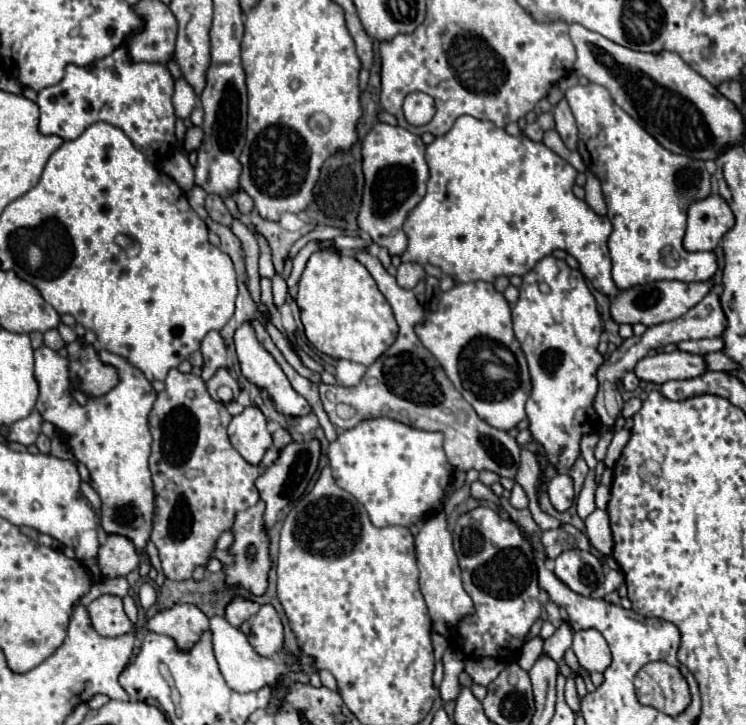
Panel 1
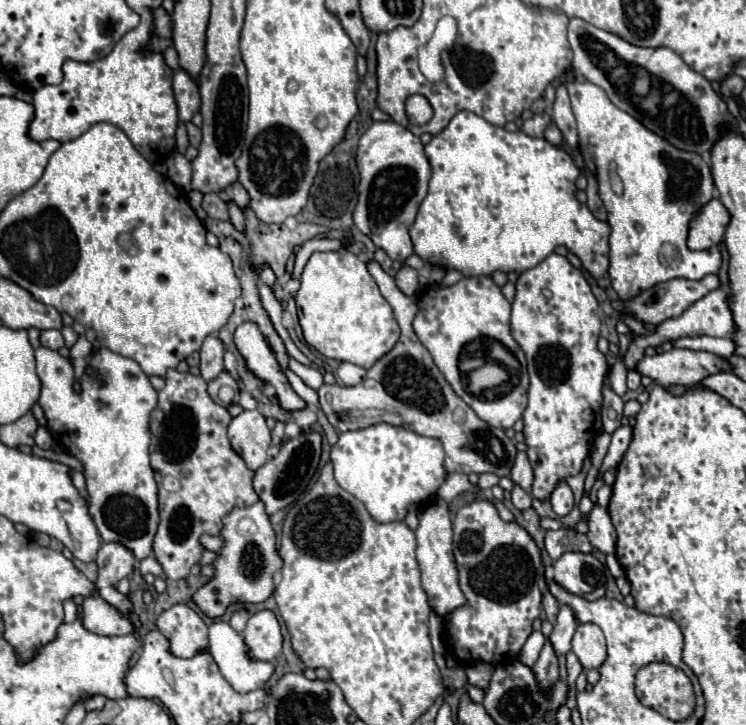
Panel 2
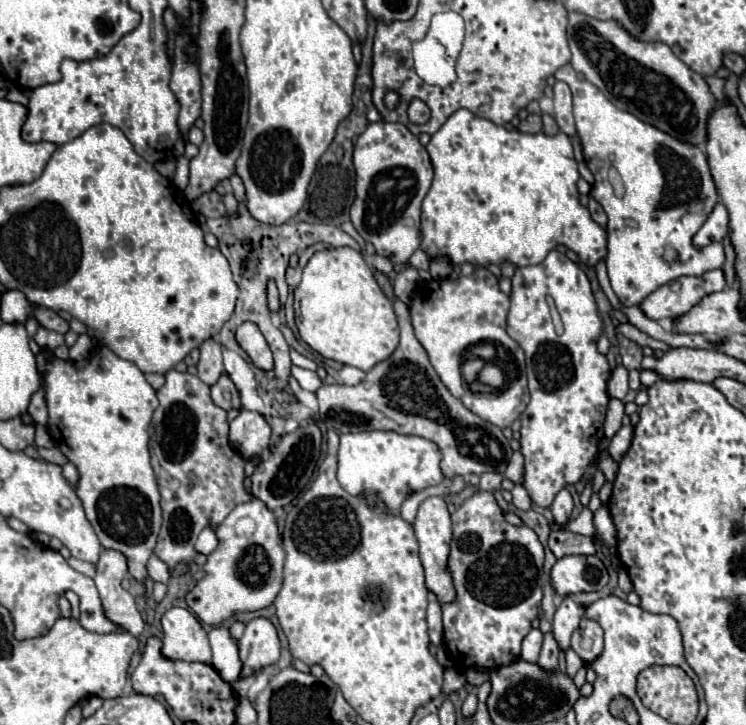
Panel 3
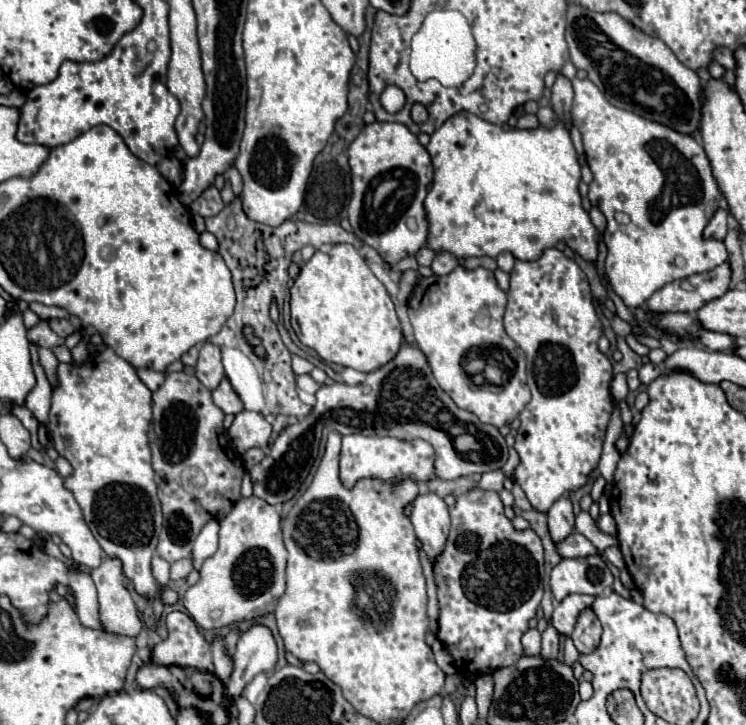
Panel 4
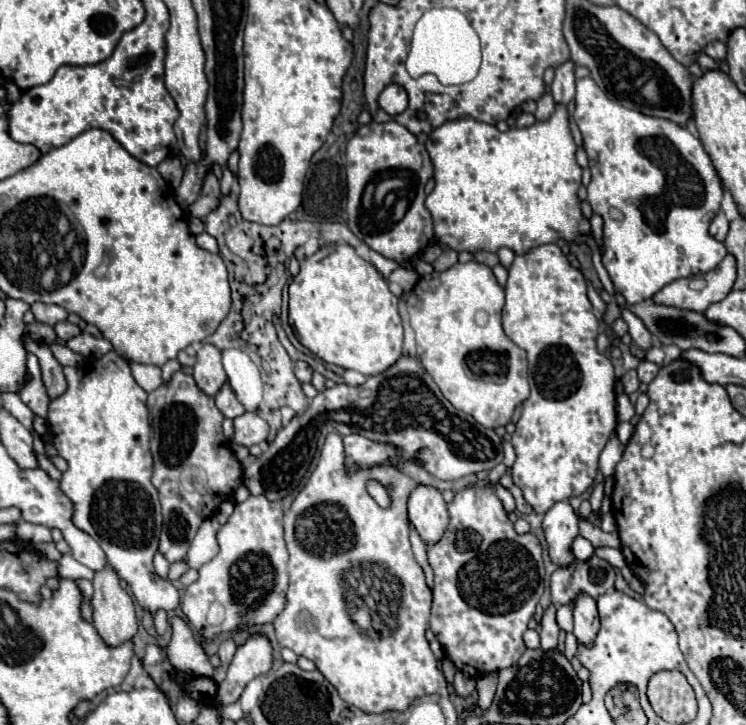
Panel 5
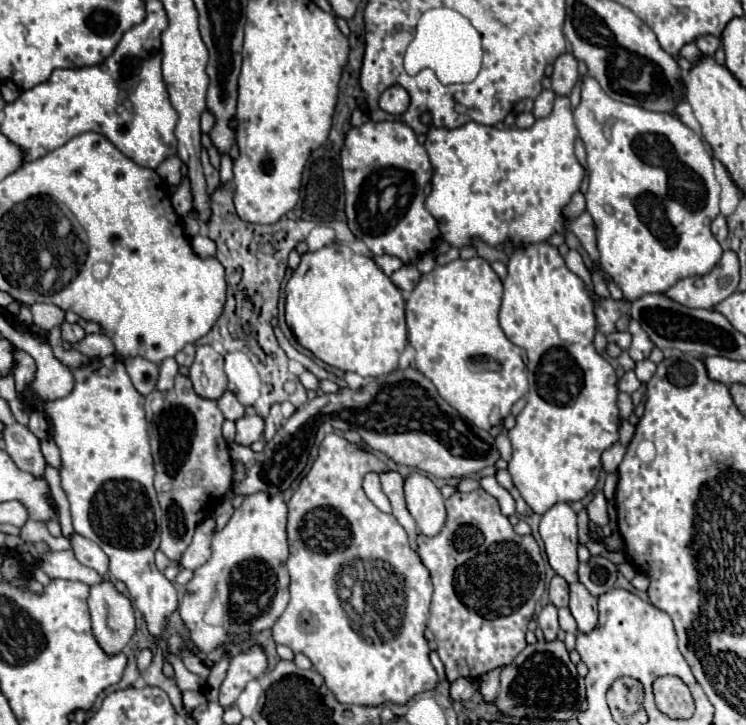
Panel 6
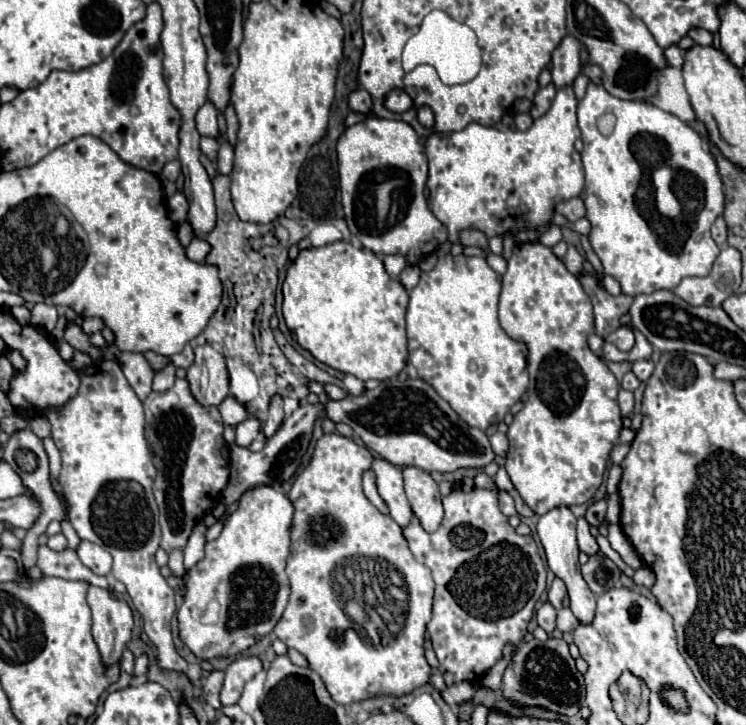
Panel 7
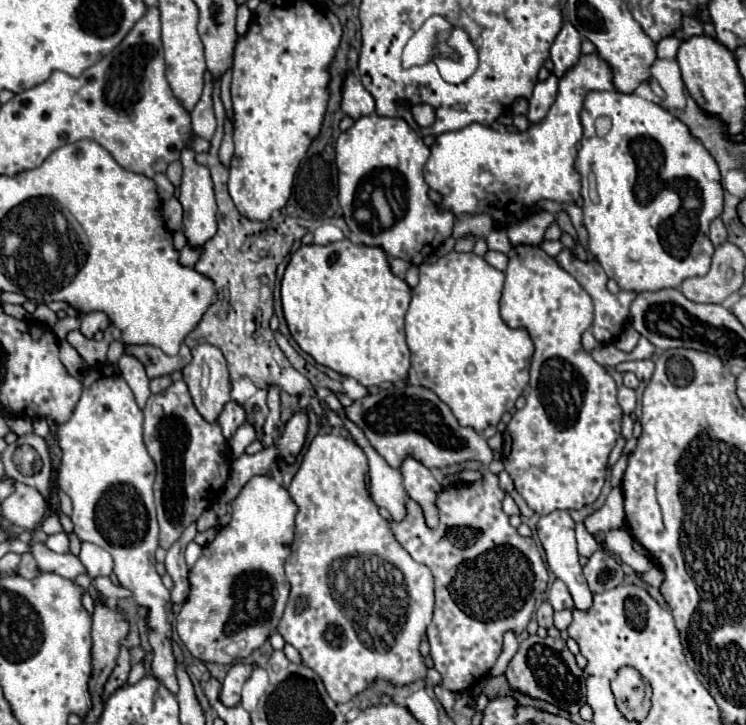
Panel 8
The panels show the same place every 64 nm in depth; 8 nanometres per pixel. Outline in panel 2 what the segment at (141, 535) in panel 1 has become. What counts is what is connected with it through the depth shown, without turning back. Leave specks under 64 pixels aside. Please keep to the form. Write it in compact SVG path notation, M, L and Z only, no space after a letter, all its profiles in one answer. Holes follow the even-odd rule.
M40 346L36 350L36 372L42 382L42 394L38 398L38 404L44 410L48 428L52 434L56 434L56 440L64 444L68 454L72 454L84 464L84 476L90 496L90 516L94 518L94 524L102 540L122 542L126 548L134 552L138 560L142 560L150 556L152 540L158 528L158 488L148 460L148 448L150 448L148 420L150 412L156 408L158 394L152 388L148 376L134 360L110 352L108 348L98 348L92 356L90 366L96 368L98 378L82 376L82 394L76 394L72 388L74 382L72 362L68 358L62 358L58 352Z

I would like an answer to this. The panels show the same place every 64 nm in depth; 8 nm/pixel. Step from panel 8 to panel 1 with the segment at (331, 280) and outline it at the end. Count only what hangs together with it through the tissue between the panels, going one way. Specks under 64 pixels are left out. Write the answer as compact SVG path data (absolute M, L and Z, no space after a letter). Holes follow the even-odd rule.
M314 252L300 276L296 304L310 344L338 360L346 358L370 366L392 346L398 334L398 324L388 300L378 290L366 266L354 256Z

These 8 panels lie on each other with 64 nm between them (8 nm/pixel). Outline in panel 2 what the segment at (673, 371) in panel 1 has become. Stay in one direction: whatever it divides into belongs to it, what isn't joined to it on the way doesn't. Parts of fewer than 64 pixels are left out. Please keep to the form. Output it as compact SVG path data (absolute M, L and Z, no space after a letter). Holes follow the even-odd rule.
M672 348L670 352L660 352L656 356L644 356L636 370L642 376L652 378L660 386L670 384L698 384L702 378L716 372L730 372L730 364L710 352L692 352Z

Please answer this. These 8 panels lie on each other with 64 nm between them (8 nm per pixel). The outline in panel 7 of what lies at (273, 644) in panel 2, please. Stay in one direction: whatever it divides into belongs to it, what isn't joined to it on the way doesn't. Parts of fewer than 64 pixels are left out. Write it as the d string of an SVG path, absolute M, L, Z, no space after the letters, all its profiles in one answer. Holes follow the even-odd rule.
M242 656L232 660L232 664L226 668L226 680L220 692L222 706L236 704L244 684L252 680L260 670L262 670L262 660L258 656Z

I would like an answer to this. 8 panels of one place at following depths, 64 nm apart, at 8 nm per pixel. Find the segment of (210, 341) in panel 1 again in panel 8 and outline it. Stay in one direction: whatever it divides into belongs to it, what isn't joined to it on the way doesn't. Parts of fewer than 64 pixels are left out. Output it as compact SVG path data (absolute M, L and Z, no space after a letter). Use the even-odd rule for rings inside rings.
M212 344L194 346L192 348L192 362L184 368L184 382L190 388L190 394L192 394L192 400L198 408L198 412L208 422L214 422L220 416L224 404L230 400L230 374L228 374L228 366L226 366L222 352Z

